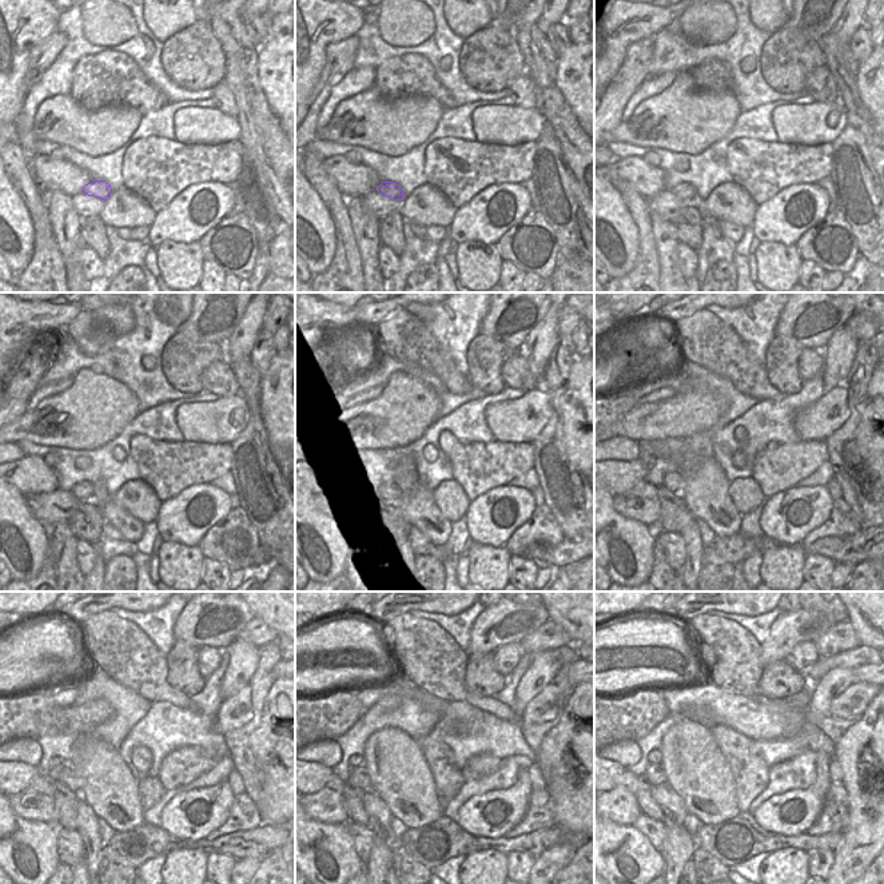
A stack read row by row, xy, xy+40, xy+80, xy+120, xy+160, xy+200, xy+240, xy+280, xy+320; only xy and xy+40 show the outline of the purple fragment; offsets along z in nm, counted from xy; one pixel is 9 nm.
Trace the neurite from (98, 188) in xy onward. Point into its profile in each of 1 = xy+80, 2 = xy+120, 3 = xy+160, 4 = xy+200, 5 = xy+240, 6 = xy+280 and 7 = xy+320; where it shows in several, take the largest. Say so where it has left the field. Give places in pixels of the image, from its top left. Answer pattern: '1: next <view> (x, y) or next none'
1: next xy+80 (684, 190)
2: next xy+120 (83, 490)
3: next xy+160 (377, 486)
4: next xy+200 (673, 482)
5: next xy+240 (68, 776)
6: next xy+280 (358, 777)
7: next xy+320 (656, 775)

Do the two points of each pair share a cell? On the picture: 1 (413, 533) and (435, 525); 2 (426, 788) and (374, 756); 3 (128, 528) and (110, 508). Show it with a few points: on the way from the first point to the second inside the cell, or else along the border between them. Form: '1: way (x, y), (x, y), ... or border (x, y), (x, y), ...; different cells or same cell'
1: border (401, 518), (415, 526), (431, 542); different cells
2: way (413, 785), (387, 760); same cell
3: way (124, 522), (115, 513); same cell

